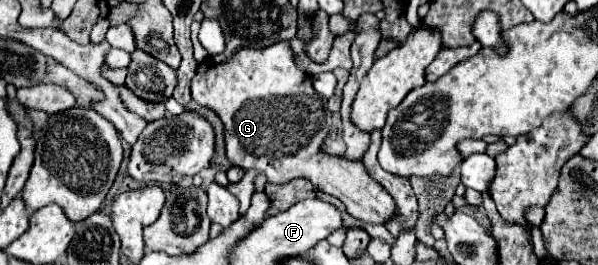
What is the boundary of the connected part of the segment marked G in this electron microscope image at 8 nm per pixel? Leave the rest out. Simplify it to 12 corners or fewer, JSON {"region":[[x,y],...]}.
{"region":[[289,41],[209,55],[191,81],[227,157],[385,225],[361,161],[323,151],[327,99]]}

